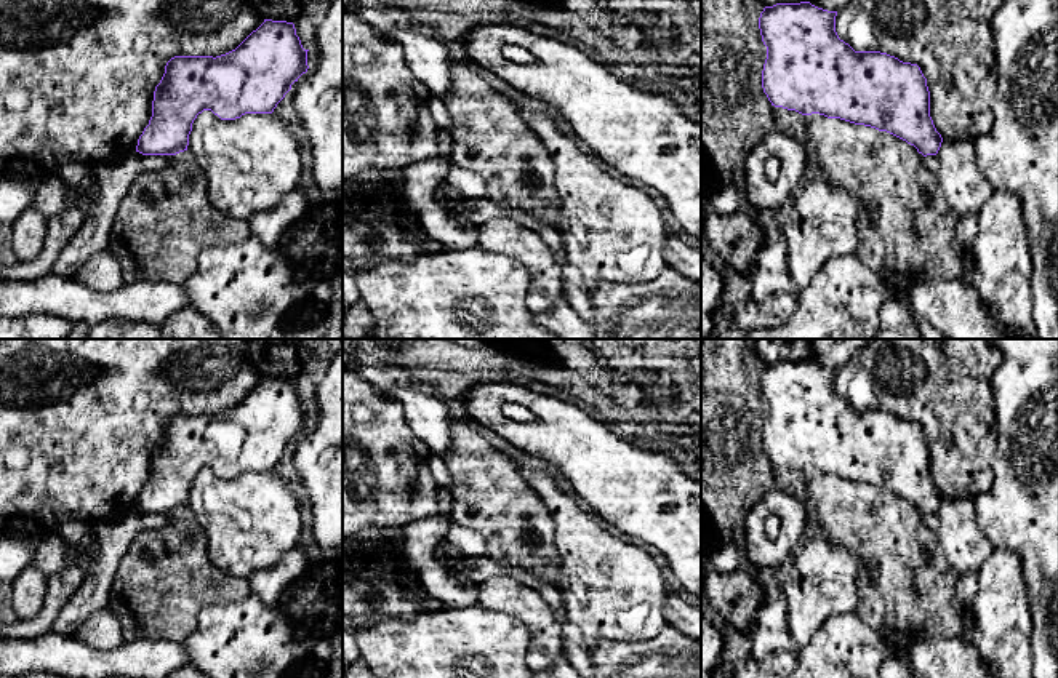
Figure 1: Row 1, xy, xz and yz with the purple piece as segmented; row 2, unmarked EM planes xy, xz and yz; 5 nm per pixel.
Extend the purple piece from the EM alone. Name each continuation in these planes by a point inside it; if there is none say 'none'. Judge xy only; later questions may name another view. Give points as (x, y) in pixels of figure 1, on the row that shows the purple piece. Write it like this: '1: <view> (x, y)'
none

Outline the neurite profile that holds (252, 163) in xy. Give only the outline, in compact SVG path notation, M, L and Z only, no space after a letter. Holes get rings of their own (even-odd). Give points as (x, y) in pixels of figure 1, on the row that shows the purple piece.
M203 110L192 123L187 152L202 166L210 203L248 221L274 209L299 184L299 142L274 114L221 120Z

